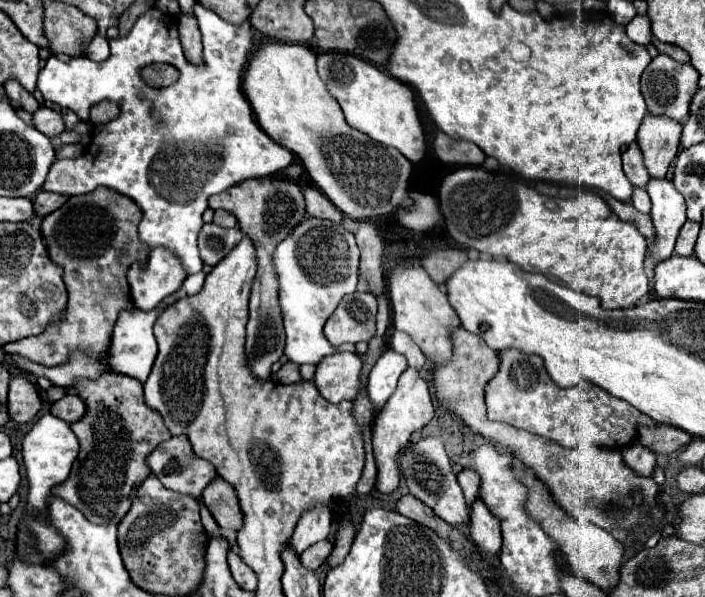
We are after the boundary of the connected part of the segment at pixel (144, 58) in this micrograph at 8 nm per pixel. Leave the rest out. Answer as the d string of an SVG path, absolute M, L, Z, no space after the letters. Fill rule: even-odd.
M200 2L194 4L194 14L202 34L202 44L204 44L204 50L202 50L202 64L198 64L198 66L192 64L192 62L188 62L188 60L184 58L183 49L178 37L177 25L173 19L168 20L168 18L166 18L176 16L164 16L158 8L152 8L152 10L144 12L144 14L136 20L134 28L130 30L130 34L128 34L126 38L110 40L110 56L108 56L104 62L92 62L90 58L72 58L72 60L68 60L68 62L62 62L62 60L58 60L56 56L50 56L48 62L46 62L46 66L44 66L44 70L42 70L40 76L38 76L38 88L40 88L42 96L44 96L44 100L56 102L60 108L70 108L70 110L74 110L74 112L78 114L80 120L86 120L86 122L88 122L88 110L90 110L90 106L94 106L94 104L100 102L100 100L116 100L116 102L120 104L122 112L120 112L120 116L118 116L116 120L112 120L112 122L108 122L108 124L94 126L92 152L88 150L82 158L74 158L74 160L68 160L68 158L58 160L58 162L54 162L52 166L76 166L76 168L78 168L76 174L78 174L78 178L80 178L80 182L82 182L82 186L84 186L84 188L80 188L80 192L92 192L96 186L108 186L108 188L112 188L112 190L116 190L116 192L120 192L120 194L124 194L124 196L130 196L130 198L142 208L142 212L144 212L144 218L142 218L142 222L140 222L140 226L138 226L140 240L146 242L150 248L164 246L164 248L172 250L172 252L182 260L182 264L184 264L184 268L186 268L188 274L194 274L194 272L200 272L200 270L202 270L202 258L200 258L200 254L198 254L196 238L198 238L198 232L200 232L200 228L202 228L202 224L204 224L204 222L202 222L202 212L208 208L208 198L210 198L212 194L220 194L222 190L226 190L226 188L230 188L230 186L234 186L234 184L238 184L238 182L242 182L242 180L246 180L246 178L270 176L270 174L274 174L274 172L278 172L278 170L284 170L284 168L292 162L292 152L286 150L284 146L276 144L272 138L268 138L268 134L264 134L264 130L256 124L256 120L252 118L250 102L248 102L248 98L246 98L246 94L244 94L244 90L242 90L242 74L244 74L244 70L246 70L246 66L248 66L248 60L250 60L250 56L252 56L252 52L254 52L254 46L252 46L252 30L250 30L252 26L250 26L250 22L242 22L242 24L238 24L238 26L236 26L236 24L230 24L230 22L222 20L216 12L204 8ZM154 62L166 62L166 64L172 64L174 68L178 68L178 72L180 72L178 80L176 80L174 84L166 86L166 88L152 88L152 86L148 86L146 82L142 82L140 70L142 70L144 66L148 66L148 64L154 64Z

